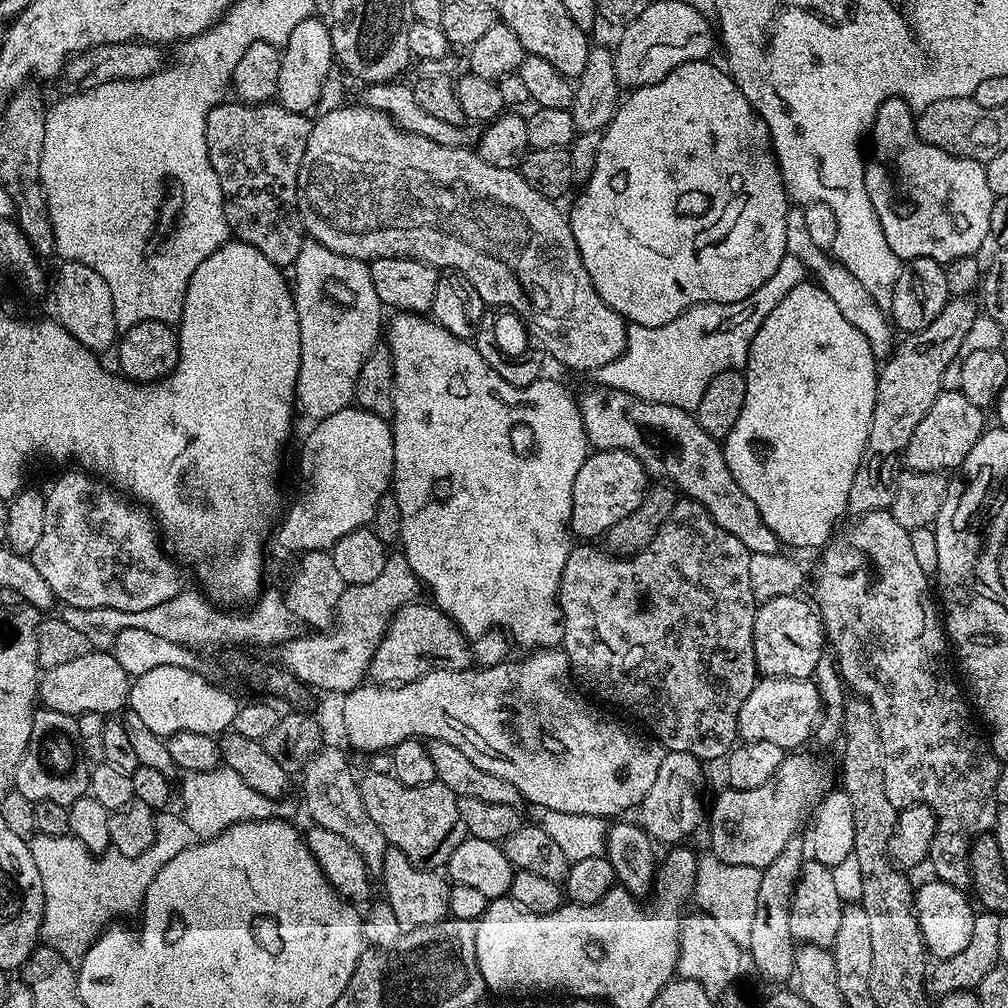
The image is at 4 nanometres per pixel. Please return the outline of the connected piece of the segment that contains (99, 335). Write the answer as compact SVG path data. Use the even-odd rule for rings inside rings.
M66 260L59 266L61 268L57 270L56 280L54 276L54 283L50 288L50 297L52 296L53 302L56 303L55 319L66 330L70 330L70 334L74 334L74 338L78 338L78 342L82 342L82 346L86 346L91 352L104 354L104 351L108 347L111 349L118 340L118 329L114 318L114 298L110 294L110 286L106 286L102 274L90 270L90 266L82 266L82 262Z

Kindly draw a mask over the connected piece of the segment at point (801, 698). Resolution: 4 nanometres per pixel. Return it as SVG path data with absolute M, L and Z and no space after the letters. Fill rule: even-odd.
M765 676L757 679L750 698L742 702L736 731L741 741L775 742L786 750L796 750L813 739L821 715L820 691L816 689L815 679Z

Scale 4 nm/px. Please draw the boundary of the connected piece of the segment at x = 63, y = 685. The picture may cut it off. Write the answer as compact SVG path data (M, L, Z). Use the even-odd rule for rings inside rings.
M93 650L82 658L74 658L74 662L62 662L62 666L43 669L38 680L38 700L43 707L58 710L73 718L87 712L97 712L100 716L107 717L109 714L116 714L116 711L119 713L127 705L133 691L132 684L133 681L126 670L118 666L111 651Z

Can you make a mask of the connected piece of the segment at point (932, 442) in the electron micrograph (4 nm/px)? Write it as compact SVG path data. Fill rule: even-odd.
M959 390L941 391L938 398L934 398L934 406L926 410L926 418L918 422L914 435L904 451L903 463L913 472L943 472L948 468L959 469L964 463L966 454L974 450L974 442L985 432L985 409L974 406L970 398L966 398Z

